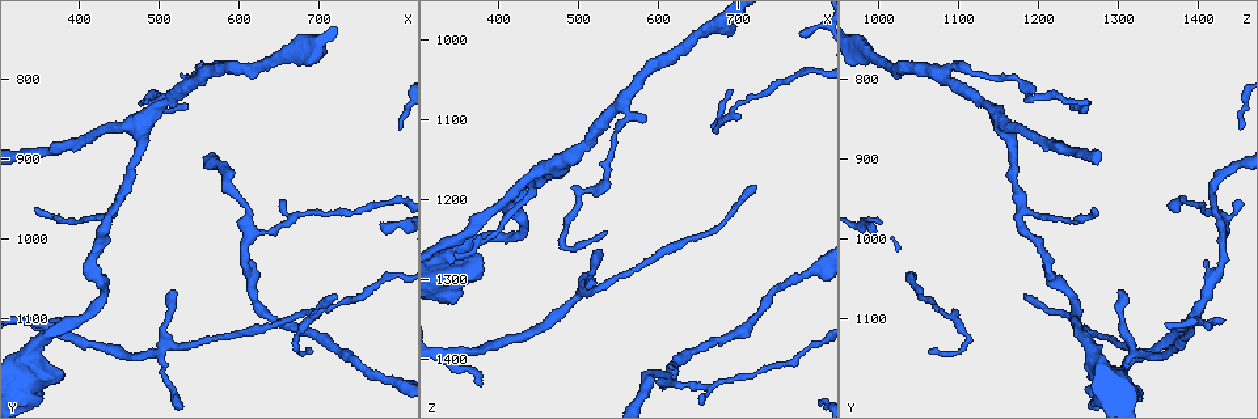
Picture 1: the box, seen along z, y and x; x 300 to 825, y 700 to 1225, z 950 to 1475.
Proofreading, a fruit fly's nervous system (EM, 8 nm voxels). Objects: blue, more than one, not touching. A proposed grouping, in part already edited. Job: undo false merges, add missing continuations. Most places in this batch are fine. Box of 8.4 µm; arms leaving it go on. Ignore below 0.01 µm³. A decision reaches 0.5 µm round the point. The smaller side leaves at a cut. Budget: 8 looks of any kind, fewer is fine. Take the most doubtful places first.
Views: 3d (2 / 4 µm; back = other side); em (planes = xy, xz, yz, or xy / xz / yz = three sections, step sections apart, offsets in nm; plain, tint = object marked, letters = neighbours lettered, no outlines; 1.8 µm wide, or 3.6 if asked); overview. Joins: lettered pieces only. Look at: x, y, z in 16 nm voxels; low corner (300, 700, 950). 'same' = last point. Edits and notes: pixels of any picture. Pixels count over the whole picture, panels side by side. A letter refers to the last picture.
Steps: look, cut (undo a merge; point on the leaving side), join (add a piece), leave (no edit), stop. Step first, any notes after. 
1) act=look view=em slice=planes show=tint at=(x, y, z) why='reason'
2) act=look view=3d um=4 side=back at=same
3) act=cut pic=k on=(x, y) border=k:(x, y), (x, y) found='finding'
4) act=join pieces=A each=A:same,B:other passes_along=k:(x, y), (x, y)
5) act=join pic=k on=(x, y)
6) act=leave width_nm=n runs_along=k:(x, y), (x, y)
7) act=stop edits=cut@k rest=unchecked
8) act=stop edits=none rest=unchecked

act=look view=3d um=2 at=(475, 860, 1150) why='sharp bend'

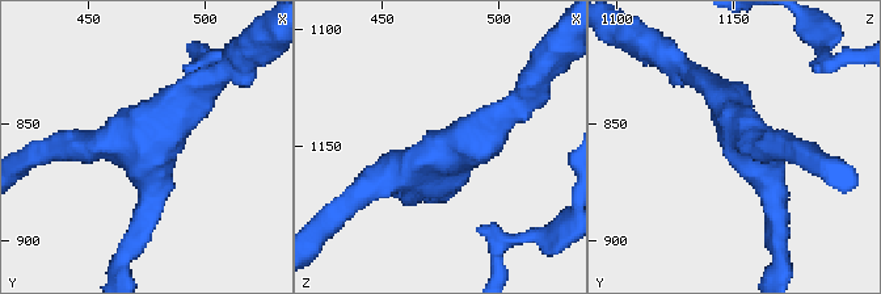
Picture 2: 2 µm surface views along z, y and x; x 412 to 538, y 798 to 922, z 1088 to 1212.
act=look view=em slice=xz step=16 show=tint at=(475, 860, 1156)

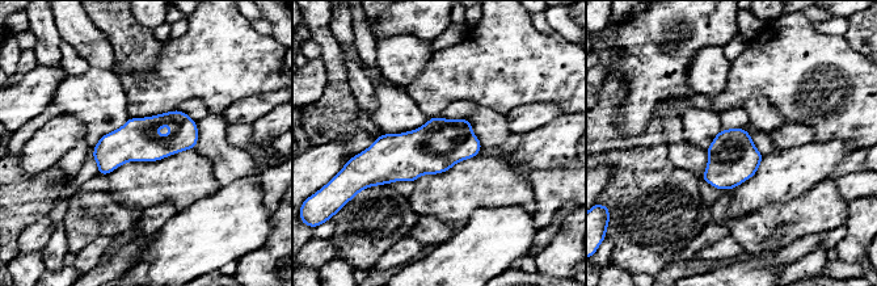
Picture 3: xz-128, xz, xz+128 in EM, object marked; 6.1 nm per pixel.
act=look view=em slice=planes show=letters at=same why='cut it another way'

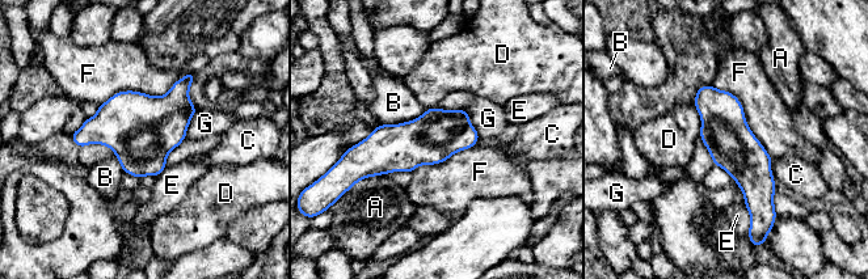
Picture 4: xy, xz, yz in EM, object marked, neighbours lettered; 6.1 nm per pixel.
act=leave longest_contact=F:600nm each=A:other,B:other,C:other,D:other,E:other,F:other,G:other found='all the same cell'

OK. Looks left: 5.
act=look view=em slice=planes show=letters at=(720, 1070, 1185) why='branch stops here'

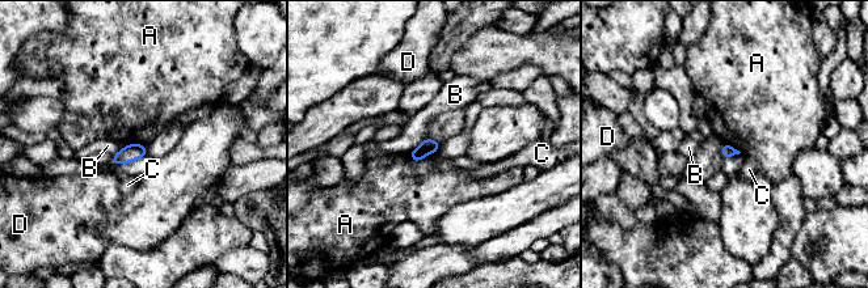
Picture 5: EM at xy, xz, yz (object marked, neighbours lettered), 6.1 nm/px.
act=leave width_nm=80 each=A:other,B:other,C:other,D:other border=5:(437, 151), (414, 162), (408, 153) found='no lettered piece goes on from it'

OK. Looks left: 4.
act=look view=em um=3.6 slice=planes show=tint at=(505, 1125, 1315) why='a fork'

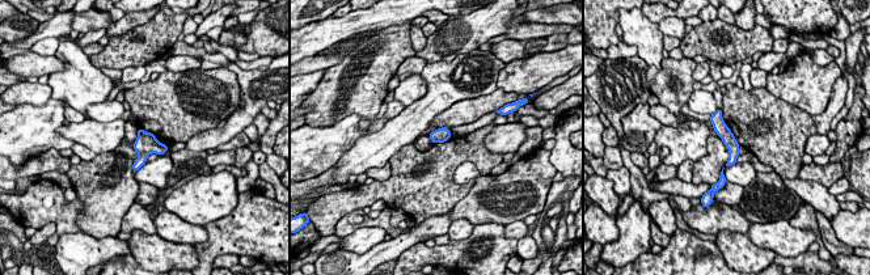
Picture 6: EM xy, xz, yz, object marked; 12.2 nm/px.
act=look view=em um=3.6 slice=planes show=letters at=same

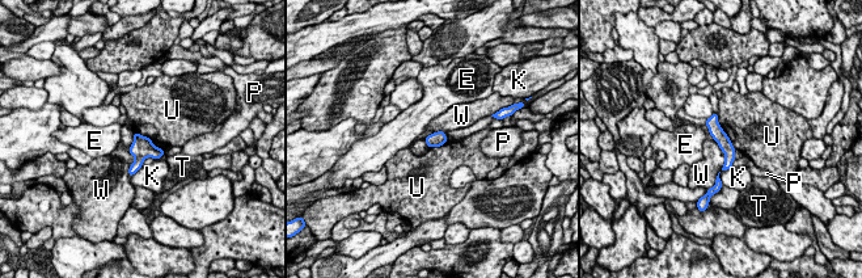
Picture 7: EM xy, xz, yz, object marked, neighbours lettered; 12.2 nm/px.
act=leave longest_contact=W:600nm each=E:other,K:other,P:other,T:other,U:other,W:other border=7:(717, 113), (719, 126), (735, 148) found='continuous, no second cell'

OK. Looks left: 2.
act=stop edits=none rest=unchecked

